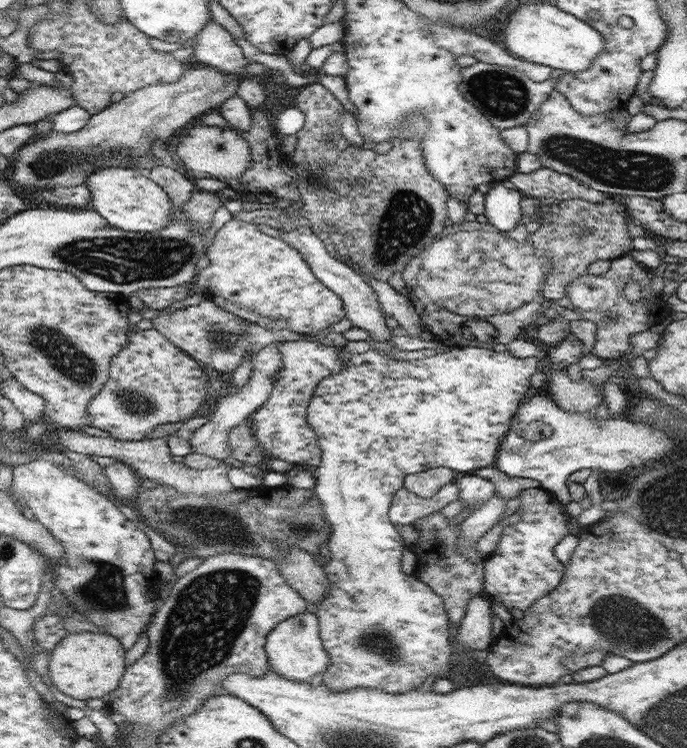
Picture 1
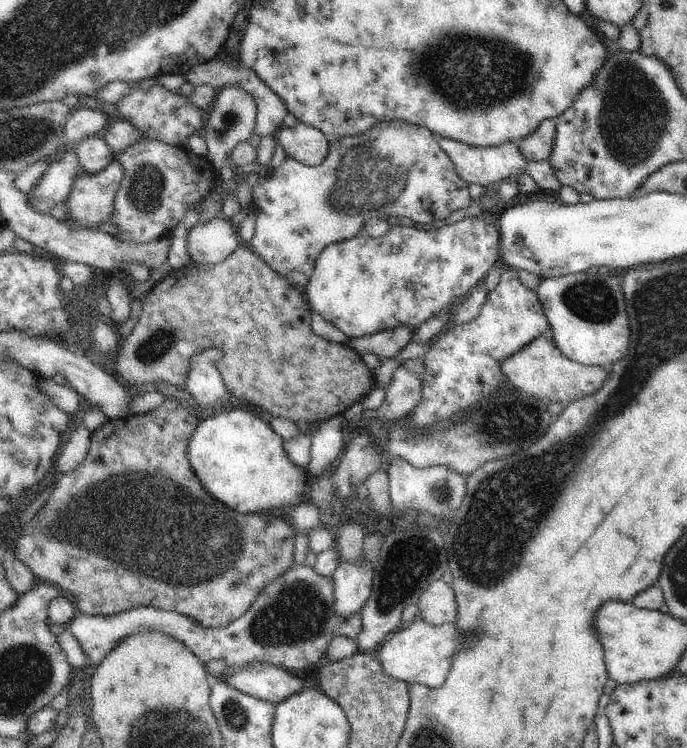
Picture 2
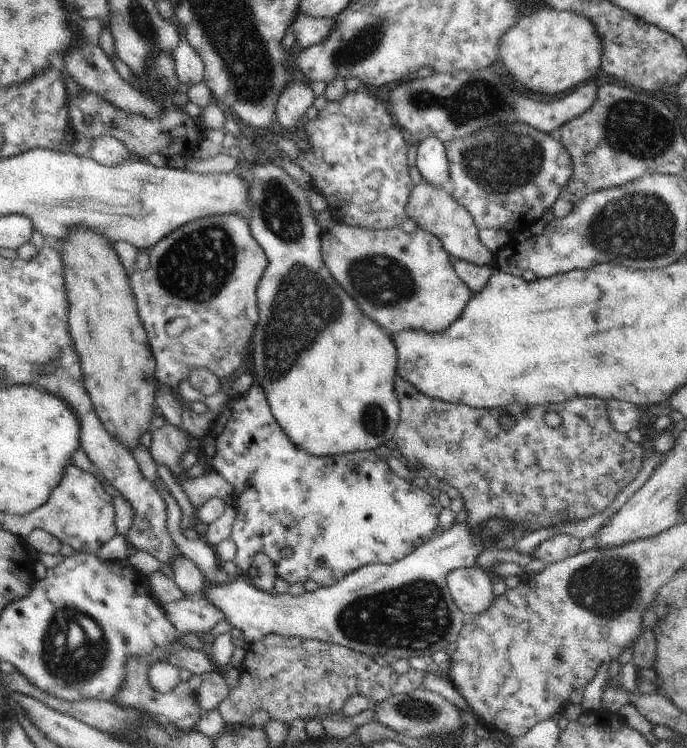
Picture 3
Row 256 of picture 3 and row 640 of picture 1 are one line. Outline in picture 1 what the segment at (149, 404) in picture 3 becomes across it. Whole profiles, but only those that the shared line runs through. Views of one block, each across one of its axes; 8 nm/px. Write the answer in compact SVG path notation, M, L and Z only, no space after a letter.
M82 631L67 634L51 652L50 677L56 688L71 698L87 701L102 699L119 688L125 673L126 650L111 634Z

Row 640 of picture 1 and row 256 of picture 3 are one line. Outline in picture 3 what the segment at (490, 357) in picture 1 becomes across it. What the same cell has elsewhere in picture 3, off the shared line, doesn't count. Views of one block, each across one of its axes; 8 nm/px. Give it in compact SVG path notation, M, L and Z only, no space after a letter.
M338 223L328 232L323 232L321 255L331 275L360 304L362 312L372 320L376 320L390 334L405 330L424 330L432 334L444 332L454 322L454 318L458 318L464 312L467 302L478 294L471 291L456 274L454 259L443 247L442 241L420 228L409 233L400 227L371 229Z

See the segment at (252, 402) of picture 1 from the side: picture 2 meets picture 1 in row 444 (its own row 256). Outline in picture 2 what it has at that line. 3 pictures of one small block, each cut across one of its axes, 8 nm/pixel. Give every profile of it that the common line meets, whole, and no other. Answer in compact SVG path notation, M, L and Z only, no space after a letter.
M218 216L212 218L206 224L198 223L191 229L191 233L187 235L187 248L192 261L196 265L218 264L228 259L244 241L241 239L238 229L232 227L231 222Z

